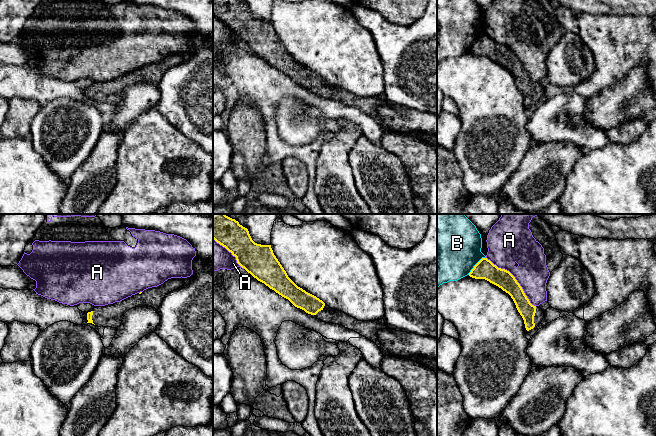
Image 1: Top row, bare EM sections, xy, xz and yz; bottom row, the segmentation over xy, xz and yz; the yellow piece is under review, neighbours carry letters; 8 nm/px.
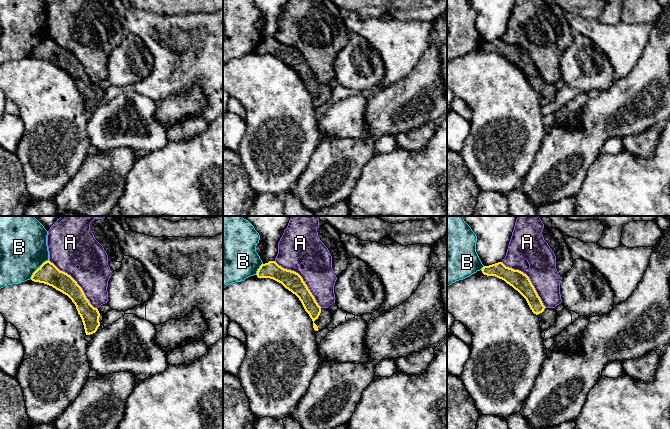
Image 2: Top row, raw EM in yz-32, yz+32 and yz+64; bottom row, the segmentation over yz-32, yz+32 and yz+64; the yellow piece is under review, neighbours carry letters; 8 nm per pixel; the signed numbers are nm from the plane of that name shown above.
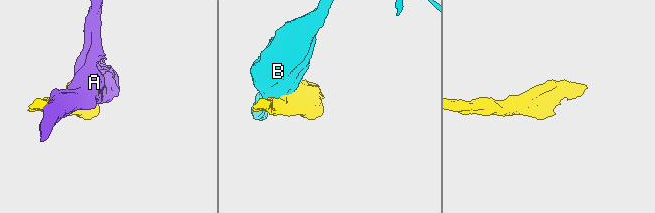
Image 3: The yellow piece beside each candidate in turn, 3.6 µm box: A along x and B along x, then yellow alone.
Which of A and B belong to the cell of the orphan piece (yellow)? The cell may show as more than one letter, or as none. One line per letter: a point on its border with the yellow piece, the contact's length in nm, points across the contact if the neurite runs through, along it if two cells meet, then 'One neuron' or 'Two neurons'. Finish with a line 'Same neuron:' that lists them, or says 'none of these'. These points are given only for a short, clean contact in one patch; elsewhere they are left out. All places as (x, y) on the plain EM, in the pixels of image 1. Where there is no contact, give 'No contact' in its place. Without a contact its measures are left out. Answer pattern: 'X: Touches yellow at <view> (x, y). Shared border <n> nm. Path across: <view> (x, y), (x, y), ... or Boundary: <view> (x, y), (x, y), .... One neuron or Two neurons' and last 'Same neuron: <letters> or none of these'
A: Touches yellow at yz (514, 54). Shared border 550 nm. Two neurons
B: Touches yellow at yz (475, 41). Shared border 200 nm. Two neurons
Same neuron: none of these

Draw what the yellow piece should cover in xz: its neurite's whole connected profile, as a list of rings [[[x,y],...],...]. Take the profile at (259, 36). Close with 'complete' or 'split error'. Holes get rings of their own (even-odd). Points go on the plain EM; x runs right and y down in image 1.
[[[213,0],[213,15],[231,28],[237,39],[254,54],[288,75],[295,83],[315,91],[323,98],[353,106],[381,123],[378,107],[390,105],[384,95],[358,97],[344,88],[330,84],[316,72],[298,63],[288,53],[271,21],[255,19],[247,4],[240,0]]] | split error

